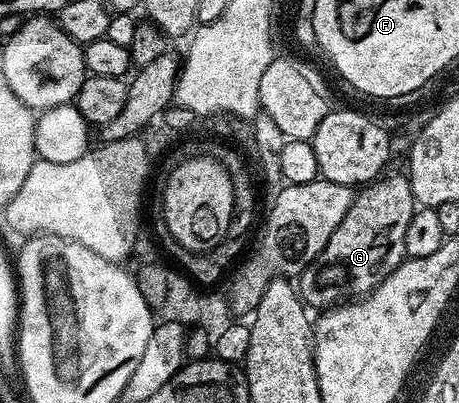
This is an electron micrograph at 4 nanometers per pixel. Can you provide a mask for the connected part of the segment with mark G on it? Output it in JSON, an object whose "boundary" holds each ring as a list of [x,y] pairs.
{"boundary":[[[382,176],[380,179],[364,186],[354,196],[353,205],[343,215],[343,223],[335,227],[331,239],[327,239],[327,247],[319,254],[319,259],[312,262],[299,274],[299,294],[306,306],[314,305],[317,311],[325,311],[346,299],[357,299],[370,293],[405,257],[405,236],[407,223],[411,223],[415,212],[413,192],[409,186],[408,176]]]}

